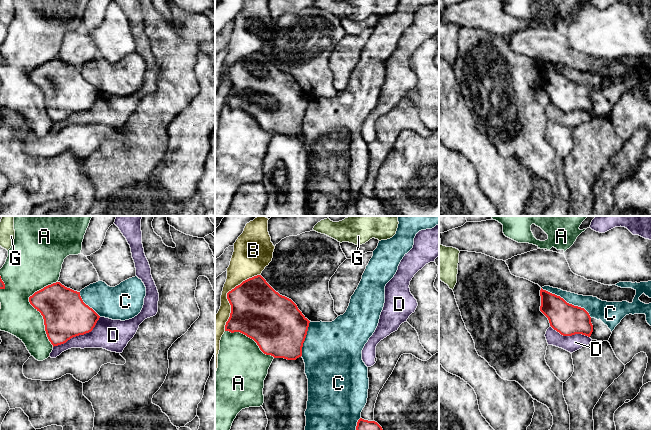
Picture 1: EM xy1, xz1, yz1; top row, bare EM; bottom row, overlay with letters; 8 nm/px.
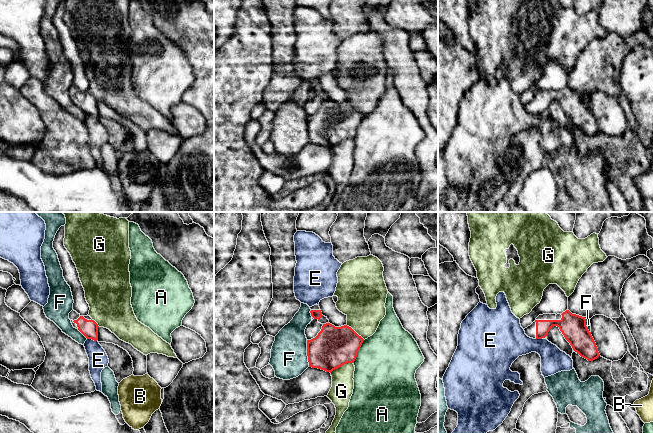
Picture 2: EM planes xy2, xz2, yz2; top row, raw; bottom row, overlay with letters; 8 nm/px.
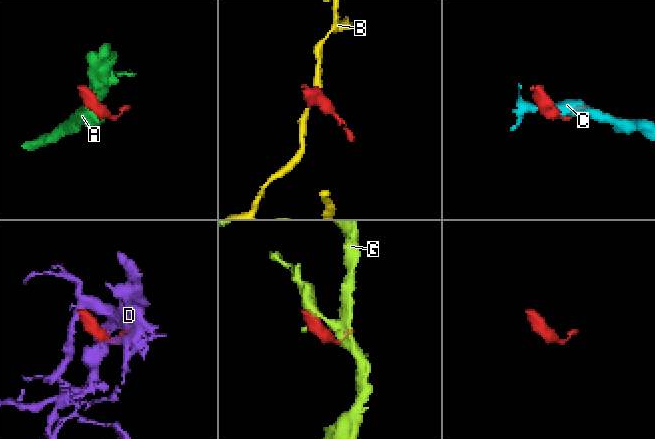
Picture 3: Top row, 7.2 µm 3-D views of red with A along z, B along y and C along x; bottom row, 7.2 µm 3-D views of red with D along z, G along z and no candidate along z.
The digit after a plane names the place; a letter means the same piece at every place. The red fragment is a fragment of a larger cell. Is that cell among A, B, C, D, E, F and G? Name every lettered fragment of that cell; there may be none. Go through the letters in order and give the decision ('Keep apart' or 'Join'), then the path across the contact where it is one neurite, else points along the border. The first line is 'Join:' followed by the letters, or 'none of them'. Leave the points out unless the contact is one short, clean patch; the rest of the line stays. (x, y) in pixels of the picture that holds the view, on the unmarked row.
Join: none of them
A: Keep apart
B: Keep apart
C: Keep apart
D: Keep apart
E: Keep apart. Boundary: xy2 (87, 114), (96, 117)
F: Keep apart
G: Keep apart

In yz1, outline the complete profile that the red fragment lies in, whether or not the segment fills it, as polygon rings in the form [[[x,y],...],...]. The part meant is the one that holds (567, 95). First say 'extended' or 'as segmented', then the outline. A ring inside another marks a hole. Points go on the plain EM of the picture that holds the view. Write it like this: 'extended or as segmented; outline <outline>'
as segmented; outline [[[541,64],[540,87],[548,94],[550,102],[563,112],[582,110],[590,113],[593,108],[593,101],[589,89],[581,83],[567,79],[563,74],[552,70]]]

